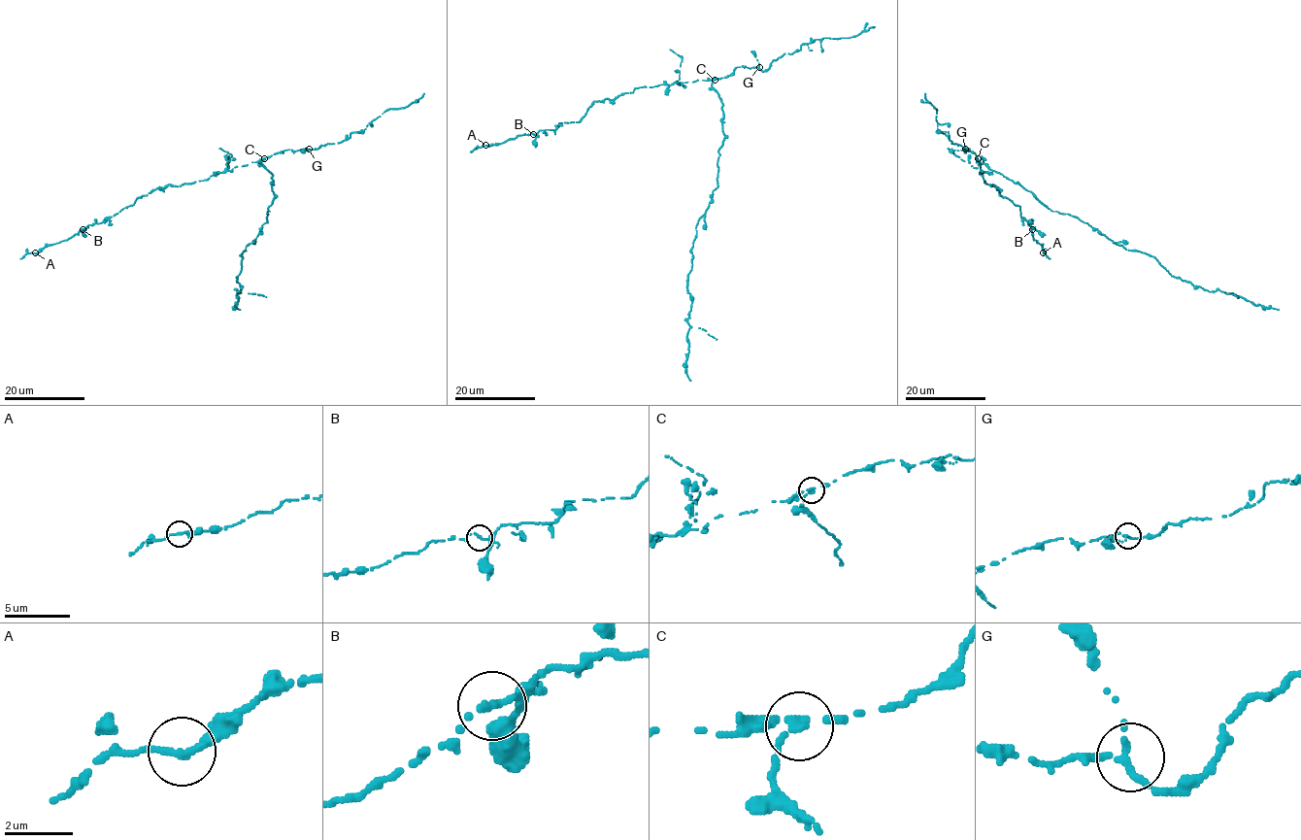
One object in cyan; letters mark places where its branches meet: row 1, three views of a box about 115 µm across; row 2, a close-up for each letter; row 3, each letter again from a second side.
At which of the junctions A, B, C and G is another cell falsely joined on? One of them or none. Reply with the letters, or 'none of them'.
C

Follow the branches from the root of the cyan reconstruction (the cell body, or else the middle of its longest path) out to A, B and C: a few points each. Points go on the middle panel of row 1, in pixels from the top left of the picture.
A: (722, 107), (711, 79), (638, 87), (611, 100), (594, 101), (578, 122), (564, 122), (555, 129), (485, 145)
B: (722, 107), (711, 79), (638, 87), (611, 100), (594, 101), (578, 122), (564, 122), (555, 129), (533, 134)
C: (722, 107), (718, 93), (711, 86), (715, 79)

